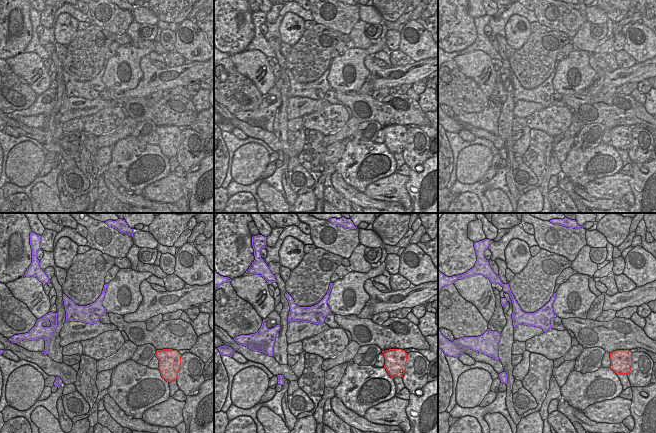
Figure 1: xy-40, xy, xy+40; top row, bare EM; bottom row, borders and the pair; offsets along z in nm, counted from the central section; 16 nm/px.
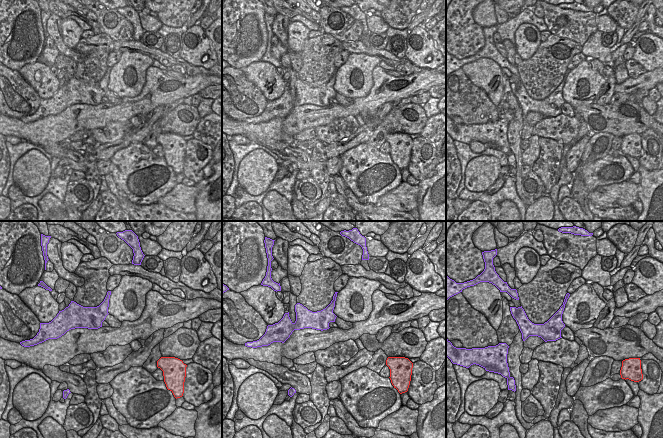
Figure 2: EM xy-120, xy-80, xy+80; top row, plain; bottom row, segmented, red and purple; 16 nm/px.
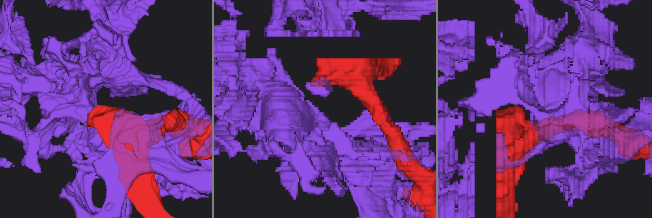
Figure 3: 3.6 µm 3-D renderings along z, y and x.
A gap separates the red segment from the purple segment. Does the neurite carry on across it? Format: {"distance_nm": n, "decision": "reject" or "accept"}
{"distance_nm": 1050, "decision": "reject"}

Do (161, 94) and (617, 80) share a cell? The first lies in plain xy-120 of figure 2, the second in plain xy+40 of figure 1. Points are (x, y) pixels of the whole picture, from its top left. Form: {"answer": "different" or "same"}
{"answer": "same"}

